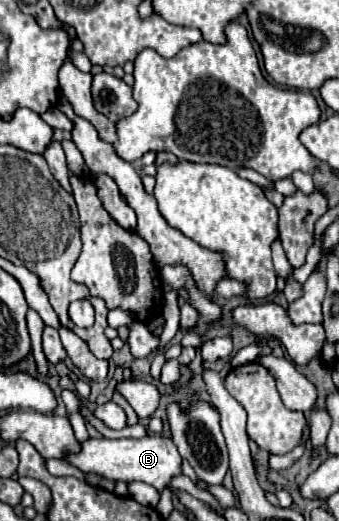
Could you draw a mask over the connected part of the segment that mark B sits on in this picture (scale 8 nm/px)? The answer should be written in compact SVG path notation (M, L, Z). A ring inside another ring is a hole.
M153 434L145 438L119 438L119 440L111 440L103 436L89 438L81 442L79 452L67 452L63 460L85 474L97 474L109 480L123 480L123 482L141 480L155 486L159 492L171 480L171 476L181 472L181 456L175 450L175 444L171 442L171 438L165 438L161 434Z

